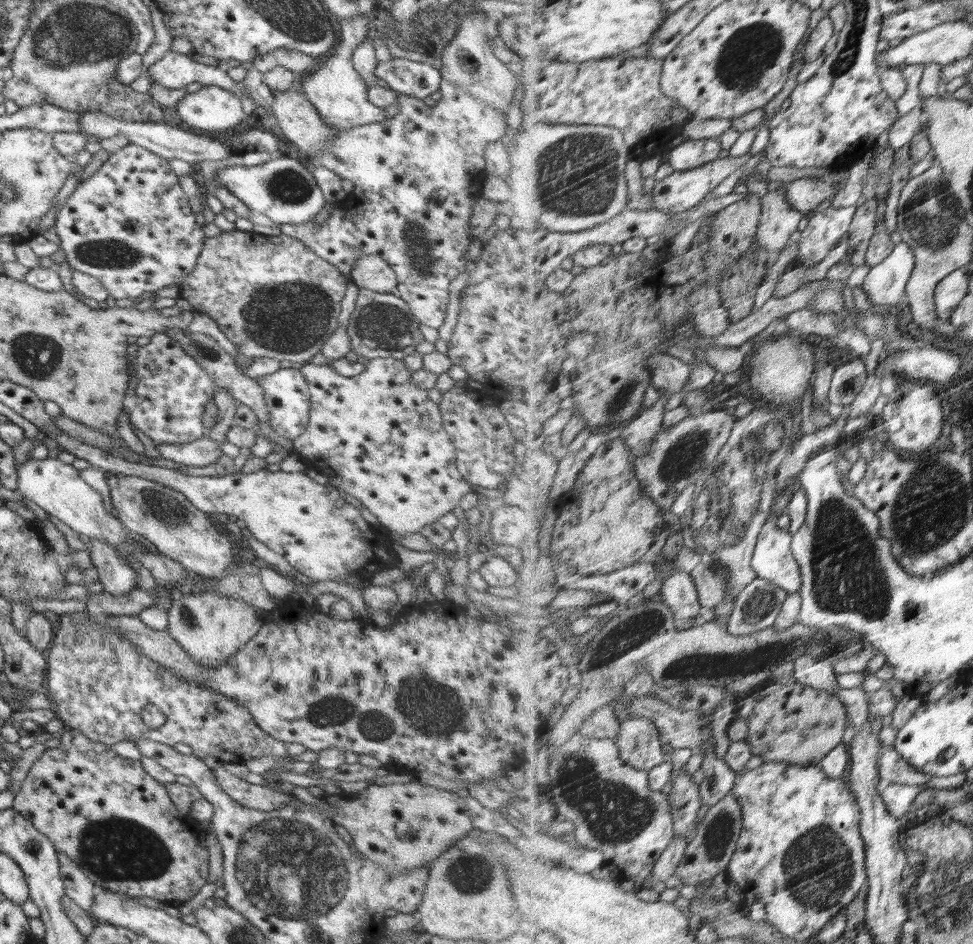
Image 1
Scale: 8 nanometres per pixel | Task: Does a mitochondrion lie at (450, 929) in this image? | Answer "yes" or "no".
no

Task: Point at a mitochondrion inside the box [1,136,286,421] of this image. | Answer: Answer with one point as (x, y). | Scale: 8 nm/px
(37, 356)

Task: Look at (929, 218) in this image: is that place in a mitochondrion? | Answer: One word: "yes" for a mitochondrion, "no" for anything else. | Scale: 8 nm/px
yes

